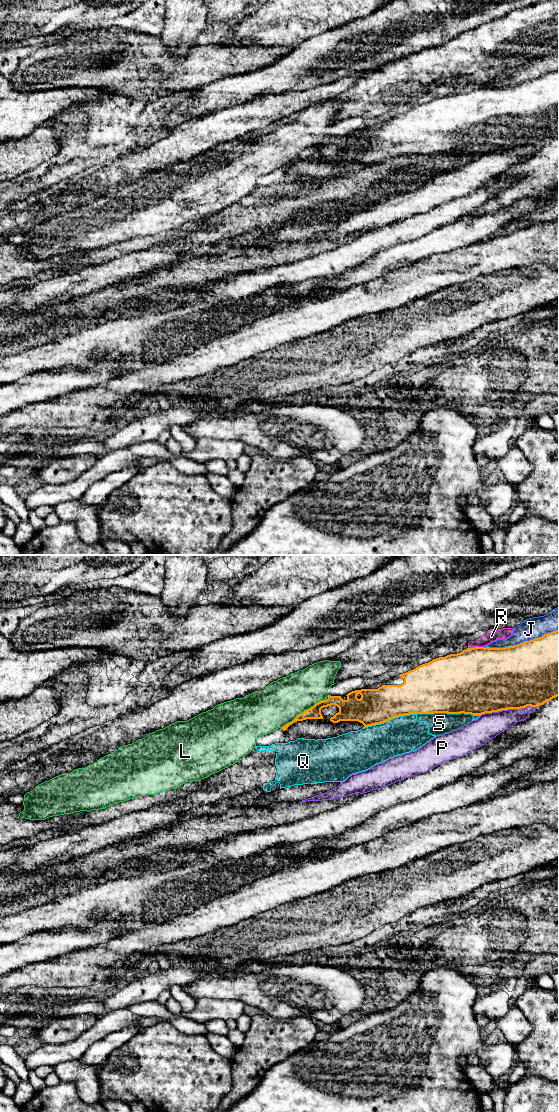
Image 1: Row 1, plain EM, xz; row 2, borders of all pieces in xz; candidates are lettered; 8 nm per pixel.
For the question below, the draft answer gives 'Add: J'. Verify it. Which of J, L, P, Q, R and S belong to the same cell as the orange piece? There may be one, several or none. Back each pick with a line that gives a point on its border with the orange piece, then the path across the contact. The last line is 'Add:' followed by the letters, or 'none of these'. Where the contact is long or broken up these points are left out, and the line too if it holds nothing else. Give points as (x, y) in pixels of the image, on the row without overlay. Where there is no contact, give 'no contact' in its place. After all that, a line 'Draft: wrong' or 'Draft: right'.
Add: none of these
Draft: wrong

